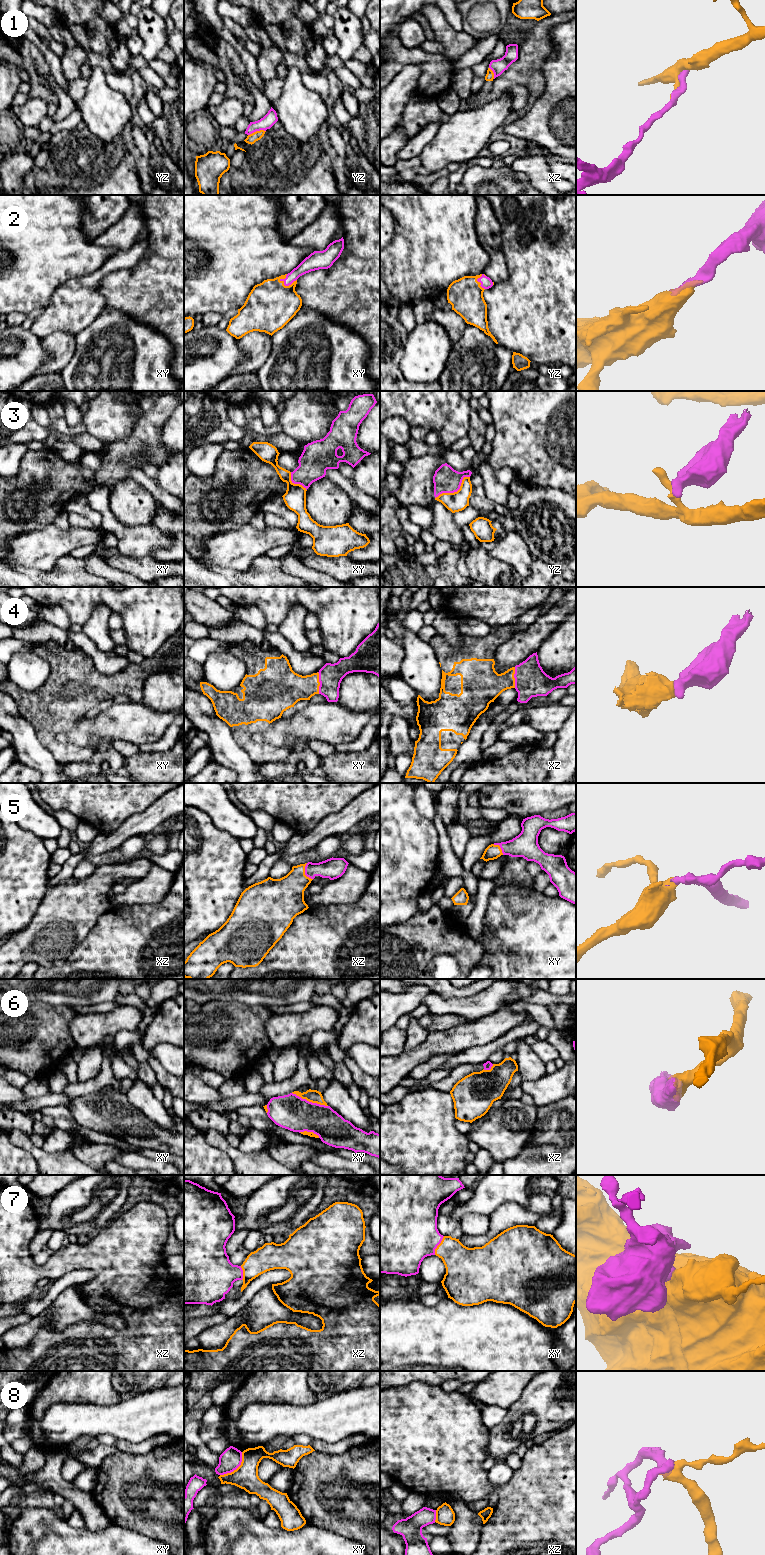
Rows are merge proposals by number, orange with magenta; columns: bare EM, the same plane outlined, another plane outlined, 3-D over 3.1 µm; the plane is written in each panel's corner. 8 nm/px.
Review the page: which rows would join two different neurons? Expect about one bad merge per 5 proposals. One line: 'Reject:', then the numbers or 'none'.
Reject: 1, 3, 8

